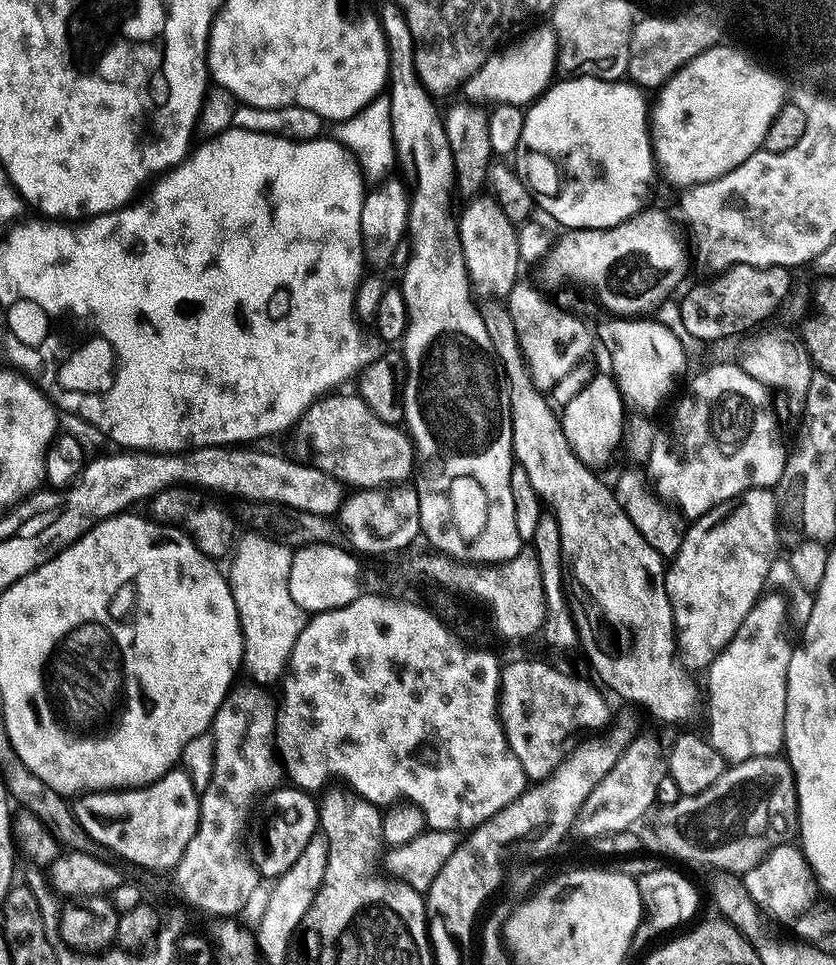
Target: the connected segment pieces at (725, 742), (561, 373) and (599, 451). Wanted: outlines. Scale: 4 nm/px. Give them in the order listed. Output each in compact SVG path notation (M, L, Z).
M766 594L763 595L759 600L757 600L756 604L752 609L750 610L750 614L746 614L746 618L744 619L744 624L736 631L736 637L732 639L732 641L726 645L723 645L717 651L716 657L714 658L714 662L708 669L706 669L706 676L708 676L708 696L712 701L708 704L708 720L710 723L712 723L712 736L710 735L710 743L714 745L714 747L722 753L722 755L725 758L725 761L728 762L739 762L741 760L753 760L754 758L758 758L759 756L765 757L765 758L772 758L775 757L775 752L778 753L783 749L784 747L784 719L786 718L786 690L788 689L788 663L790 662L790 658L792 657L792 650L793 645L791 643L788 644L788 640L786 637L784 637L784 600L785 597L780 594Z
M528 286L513 287L506 297L506 303L512 315L514 330L518 330L520 353L528 377L537 391L551 393L551 388L559 380L566 379L571 374L572 367L587 354L588 347L592 344L592 336L578 317L556 312L554 305Z
M611 375L596 376L568 405L562 408L564 433L574 450L574 454L593 470L600 470L603 464L612 460L620 438L624 434L624 412L626 405L620 388Z

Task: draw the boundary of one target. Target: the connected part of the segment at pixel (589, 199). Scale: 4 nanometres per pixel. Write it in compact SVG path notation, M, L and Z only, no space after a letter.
M596 76L560 79L525 111L522 138L514 153L515 167L532 189L539 211L541 208L565 224L565 229L613 228L645 207L648 183L654 173L645 93L631 82L599 80Z

